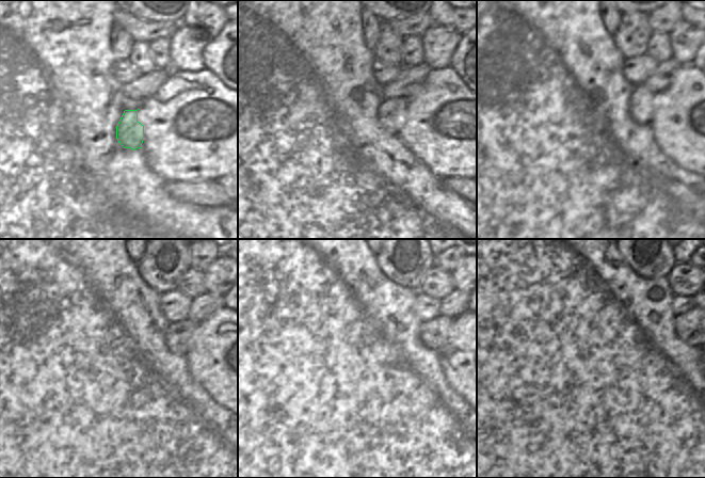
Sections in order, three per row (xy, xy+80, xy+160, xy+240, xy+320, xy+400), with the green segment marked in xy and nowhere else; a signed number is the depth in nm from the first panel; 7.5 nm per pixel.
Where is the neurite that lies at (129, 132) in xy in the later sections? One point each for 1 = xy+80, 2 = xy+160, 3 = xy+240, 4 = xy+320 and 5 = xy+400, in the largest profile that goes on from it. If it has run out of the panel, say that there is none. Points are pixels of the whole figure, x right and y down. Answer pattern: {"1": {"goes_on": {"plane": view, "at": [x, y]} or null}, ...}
{"1": {"goes_on": {"plane": "xy+80", "at": [391, 112]}}, "2": {"goes_on": {"plane": "xy+160", "at": [642, 100]}}, "3": {"goes_on": {"plane": "xy+240", "at": [178, 334]}}, "4": {"goes_on": {"plane": "xy+320", "at": [433, 333]}}, "5": {"goes_on": {"plane": "xy+400", "at": [693, 328]}}}

